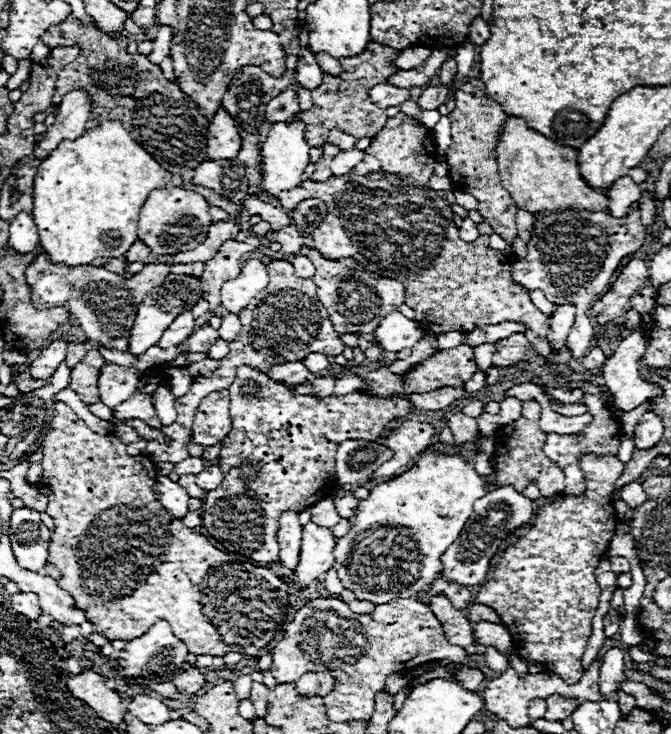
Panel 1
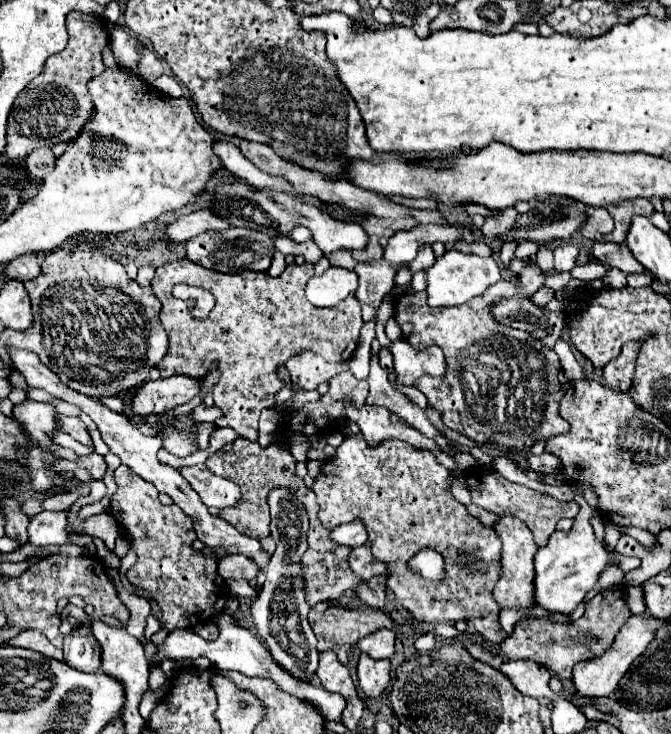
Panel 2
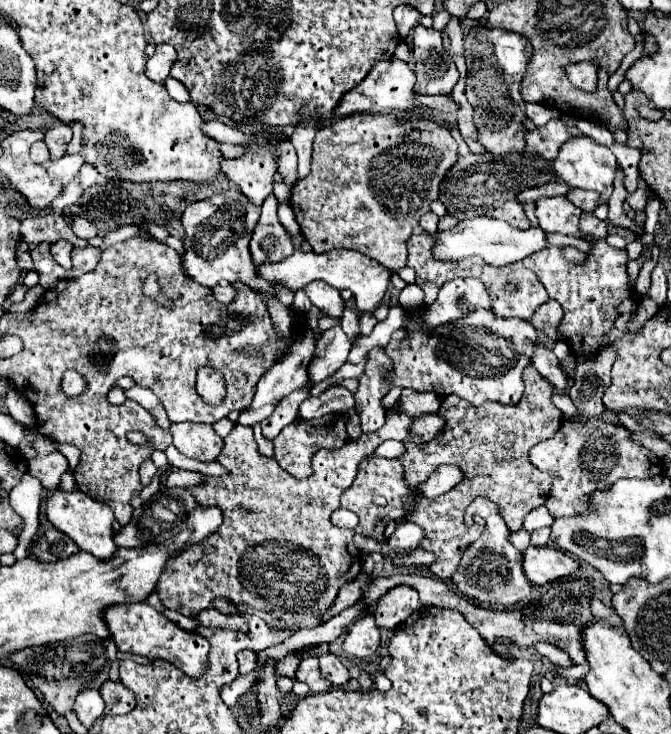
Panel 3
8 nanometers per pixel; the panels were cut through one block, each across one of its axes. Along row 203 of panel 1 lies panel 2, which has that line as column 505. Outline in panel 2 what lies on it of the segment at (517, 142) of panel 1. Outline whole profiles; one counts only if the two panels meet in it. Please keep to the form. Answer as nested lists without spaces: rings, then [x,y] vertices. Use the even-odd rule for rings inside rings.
[[[500,516],[498,524],[494,524],[494,530],[502,540],[502,576],[494,586],[494,600],[498,602],[500,608],[530,608],[534,606],[532,558],[538,552],[538,546],[534,544],[532,534],[528,532],[528,526],[514,516]]]

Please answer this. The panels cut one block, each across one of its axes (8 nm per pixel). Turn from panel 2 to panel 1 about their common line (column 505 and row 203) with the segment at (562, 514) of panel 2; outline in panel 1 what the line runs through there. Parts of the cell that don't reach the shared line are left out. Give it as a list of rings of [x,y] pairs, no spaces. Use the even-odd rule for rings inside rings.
[[[472,78],[464,86],[460,86],[454,96],[456,108],[448,116],[452,124],[452,146],[446,150],[446,162],[450,166],[448,176],[458,190],[468,192],[478,200],[478,212],[484,218],[484,222],[488,222],[494,228],[494,232],[500,234],[504,240],[512,242],[516,238],[516,204],[500,182],[498,164],[494,158],[494,144],[498,140],[500,124],[508,116],[498,102],[486,98],[484,90],[484,82]]]

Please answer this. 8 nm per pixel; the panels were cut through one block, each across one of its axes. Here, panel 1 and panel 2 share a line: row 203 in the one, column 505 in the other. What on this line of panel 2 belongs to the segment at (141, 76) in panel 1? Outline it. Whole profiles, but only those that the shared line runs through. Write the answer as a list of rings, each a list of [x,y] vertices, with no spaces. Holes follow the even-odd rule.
[[[509,207],[494,214],[494,216],[488,216],[484,226],[482,226],[482,234],[486,238],[498,238],[502,234],[506,234],[512,224],[516,222],[518,212],[514,207]]]

